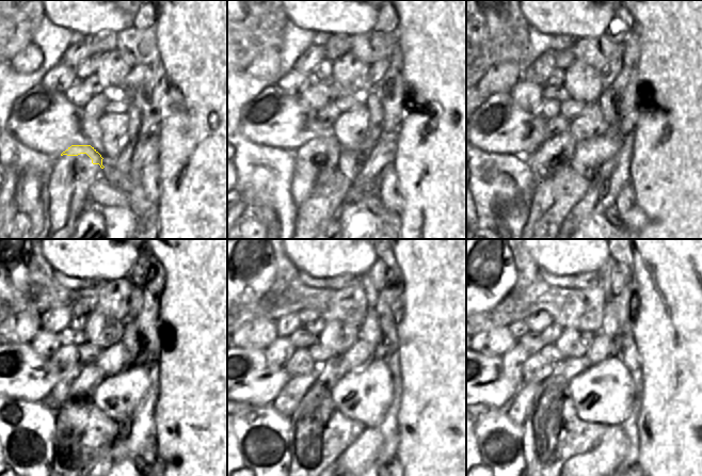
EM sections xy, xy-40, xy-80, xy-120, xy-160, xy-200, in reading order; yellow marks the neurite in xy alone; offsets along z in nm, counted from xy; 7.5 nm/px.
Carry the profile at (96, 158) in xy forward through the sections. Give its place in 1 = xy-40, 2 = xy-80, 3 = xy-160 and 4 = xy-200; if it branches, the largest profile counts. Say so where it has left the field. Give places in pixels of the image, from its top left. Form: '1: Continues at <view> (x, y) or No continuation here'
1: Continues at xy-40 (329, 145)
2: Continues at xy-80 (564, 143)
3: Continues at xy-160 (329, 373)
4: Continues at xy-200 (570, 368).

